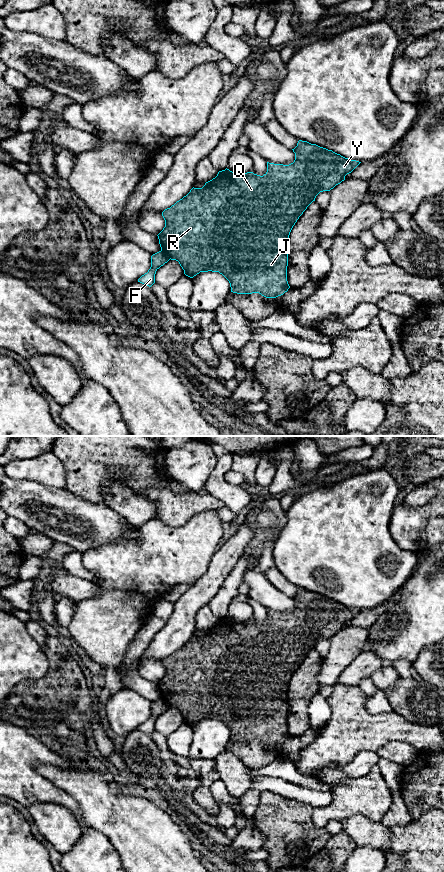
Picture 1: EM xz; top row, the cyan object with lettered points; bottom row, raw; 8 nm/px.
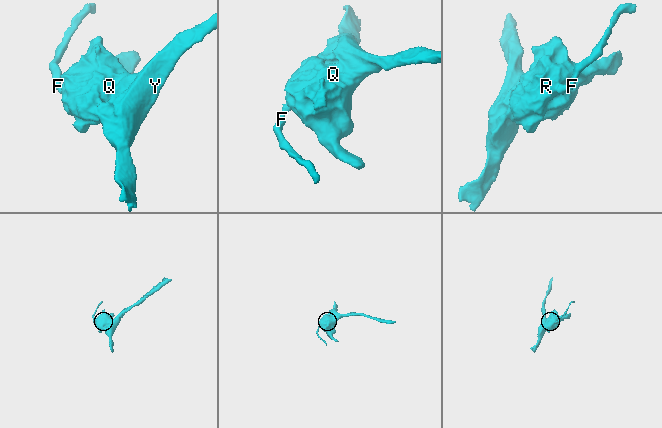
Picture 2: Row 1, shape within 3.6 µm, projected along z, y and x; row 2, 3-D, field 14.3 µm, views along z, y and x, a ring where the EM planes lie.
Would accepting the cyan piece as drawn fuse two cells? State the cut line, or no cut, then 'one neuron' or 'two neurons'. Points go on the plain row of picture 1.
cut in xz along (161, 698), (169, 707); two neurons

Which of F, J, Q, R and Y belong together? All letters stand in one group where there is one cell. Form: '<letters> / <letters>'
F / J Q R Y

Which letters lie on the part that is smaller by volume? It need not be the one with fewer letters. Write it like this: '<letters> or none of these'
F

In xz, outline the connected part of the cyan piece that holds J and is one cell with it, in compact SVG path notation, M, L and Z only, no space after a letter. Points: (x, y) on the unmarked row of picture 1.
M302 588L292 598L295 601L293 611L267 610L267 620L263 624L253 620L236 622L226 616L202 636L193 635L186 644L162 660L165 675L157 683L161 699L169 707L178 709L184 722L190 726L200 720L219 720L229 729L233 741L259 741L266 746L276 746L287 740L290 736L287 694L293 674L320 640L333 637L361 611Z

